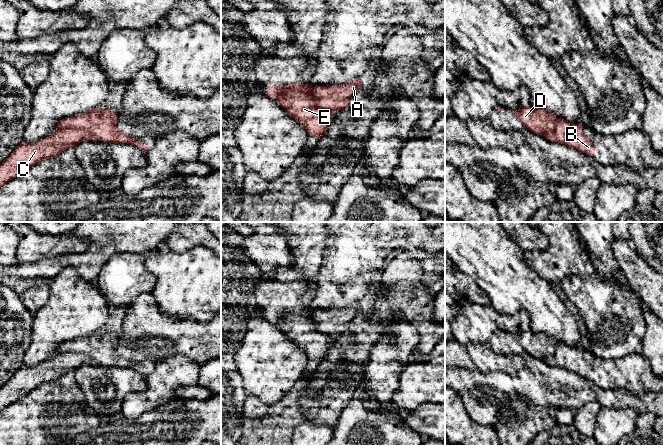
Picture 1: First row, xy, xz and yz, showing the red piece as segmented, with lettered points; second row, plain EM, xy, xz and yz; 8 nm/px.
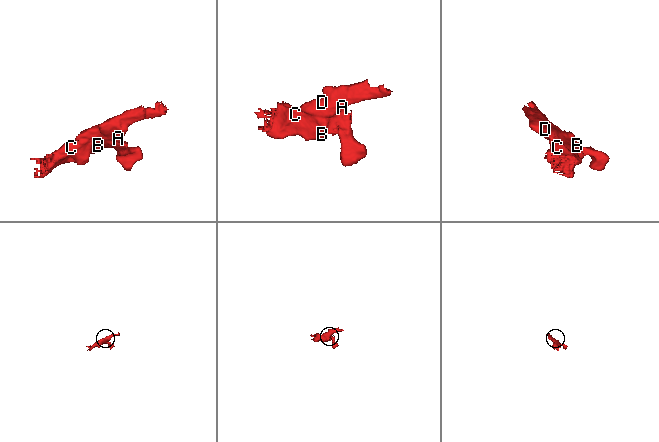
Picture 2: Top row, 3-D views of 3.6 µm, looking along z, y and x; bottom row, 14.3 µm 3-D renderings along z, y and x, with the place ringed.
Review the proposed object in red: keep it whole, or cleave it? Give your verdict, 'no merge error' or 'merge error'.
merge error

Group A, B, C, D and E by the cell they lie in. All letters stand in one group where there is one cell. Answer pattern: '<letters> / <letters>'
A D / B C E

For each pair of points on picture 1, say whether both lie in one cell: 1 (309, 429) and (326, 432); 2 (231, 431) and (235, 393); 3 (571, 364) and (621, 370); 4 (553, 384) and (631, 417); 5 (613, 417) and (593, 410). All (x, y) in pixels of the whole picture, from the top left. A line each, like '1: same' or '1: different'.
1: same
2: same
3: same
4: different
5: different

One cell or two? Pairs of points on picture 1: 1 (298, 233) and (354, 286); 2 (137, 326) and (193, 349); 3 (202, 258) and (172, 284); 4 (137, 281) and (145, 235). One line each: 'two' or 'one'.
1: two
2: one
3: one
4: two

